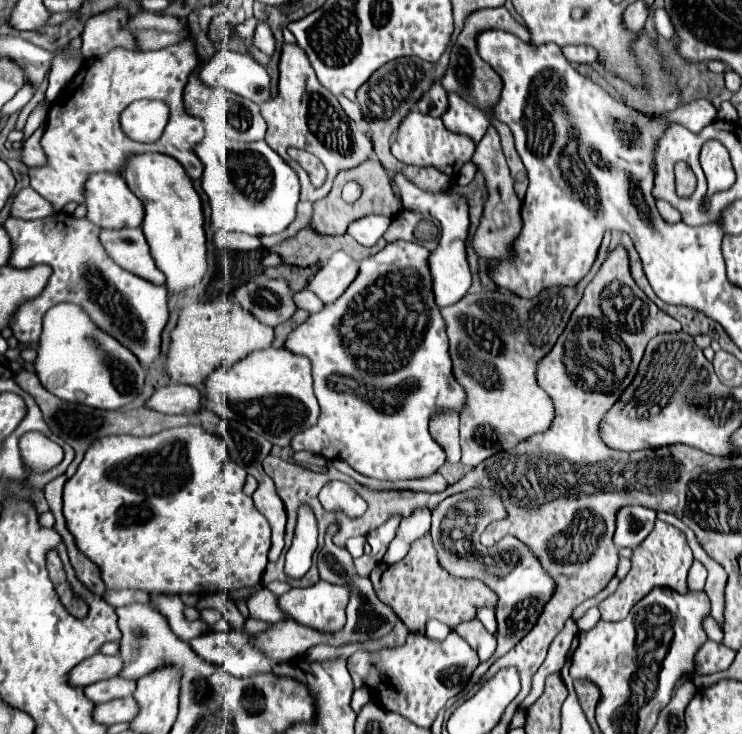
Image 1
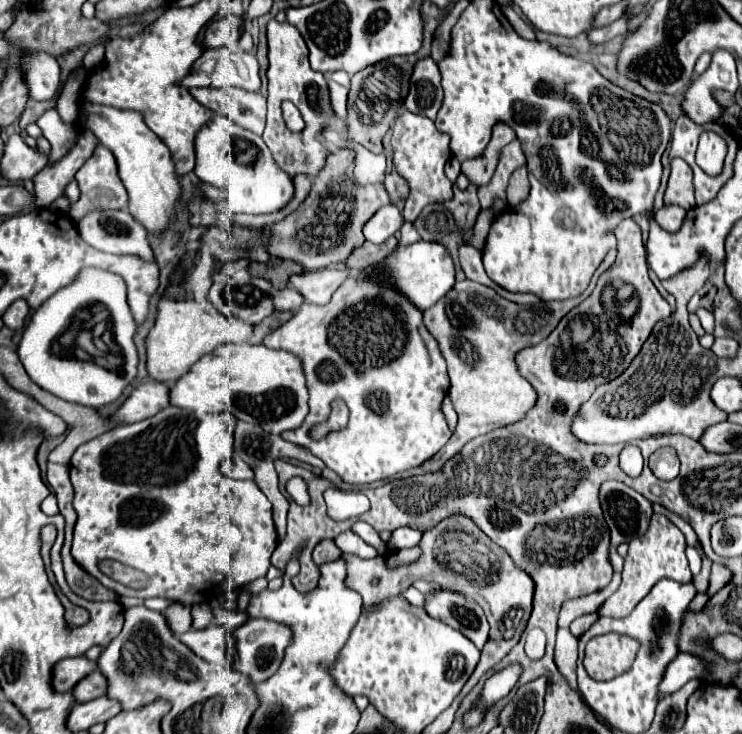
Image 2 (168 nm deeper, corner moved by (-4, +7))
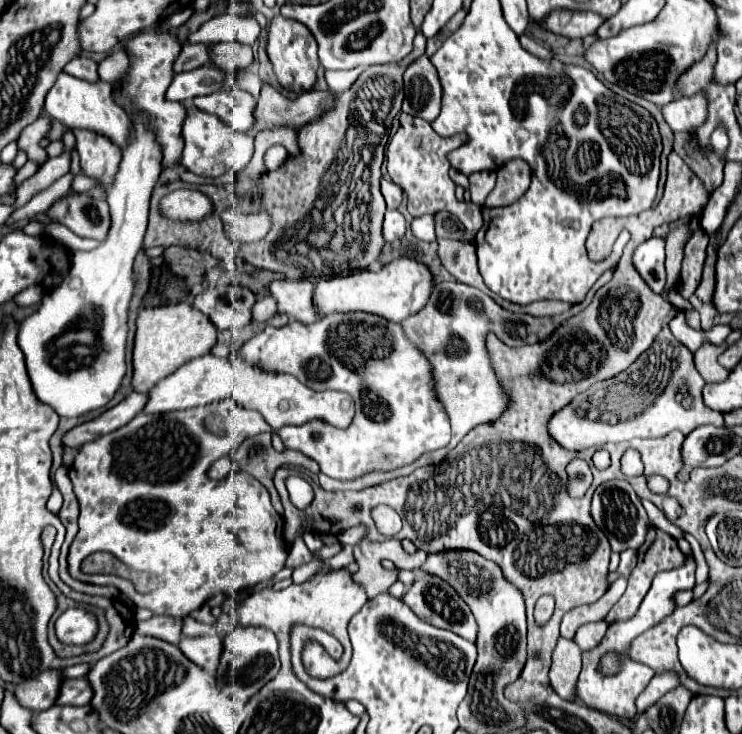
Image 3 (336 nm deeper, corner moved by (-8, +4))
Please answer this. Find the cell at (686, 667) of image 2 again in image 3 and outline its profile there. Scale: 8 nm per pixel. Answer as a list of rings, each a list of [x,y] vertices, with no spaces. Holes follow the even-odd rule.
[[[661,672],[661,674],[657,674],[649,682],[649,686],[637,698],[639,714],[643,714],[649,706],[653,706],[653,702],[657,702],[659,696],[665,696],[669,690],[675,690],[677,686],[681,686],[679,674],[675,674],[675,672]]]

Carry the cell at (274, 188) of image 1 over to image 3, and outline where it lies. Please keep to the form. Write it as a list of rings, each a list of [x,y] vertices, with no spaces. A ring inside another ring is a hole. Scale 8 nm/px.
[[[191,108],[185,124],[183,124],[183,136],[185,136],[185,156],[181,158],[181,164],[197,176],[211,176],[219,178],[229,172],[241,172],[249,160],[253,158],[253,136],[237,132],[229,128],[221,118],[213,114],[205,114],[197,108]]]

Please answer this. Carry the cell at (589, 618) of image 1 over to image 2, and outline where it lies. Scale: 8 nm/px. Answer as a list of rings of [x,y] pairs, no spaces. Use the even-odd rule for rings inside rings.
[[[591,613],[591,615],[581,615],[579,619],[575,619],[573,623],[571,623],[571,627],[569,627],[569,631],[575,635],[575,637],[581,637],[595,621],[599,619],[599,615],[597,613]]]

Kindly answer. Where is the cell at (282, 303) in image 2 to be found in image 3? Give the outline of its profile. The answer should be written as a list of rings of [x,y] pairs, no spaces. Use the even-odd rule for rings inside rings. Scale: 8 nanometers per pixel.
[[[265,296],[255,304],[255,310],[253,310],[255,322],[265,322],[273,316],[277,316],[277,300],[273,296]]]

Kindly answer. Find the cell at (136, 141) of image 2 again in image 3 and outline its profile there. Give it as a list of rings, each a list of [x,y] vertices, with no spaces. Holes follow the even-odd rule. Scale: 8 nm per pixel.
[[[61,74],[45,98],[45,112],[49,116],[53,116],[55,120],[63,122],[71,130],[83,128],[83,130],[97,132],[97,134],[109,138],[119,148],[129,146],[129,142],[133,140],[133,122],[131,122],[129,114],[113,102],[109,84],[105,84],[101,80],[97,84],[89,84],[85,80],[77,80],[75,76]]]

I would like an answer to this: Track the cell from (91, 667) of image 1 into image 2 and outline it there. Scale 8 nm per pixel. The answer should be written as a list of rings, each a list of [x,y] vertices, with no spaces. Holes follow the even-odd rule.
[[[85,657],[57,661],[57,665],[53,667],[53,689],[57,689],[57,693],[71,691],[77,685],[77,681],[81,681],[93,667],[95,663],[91,663]]]

